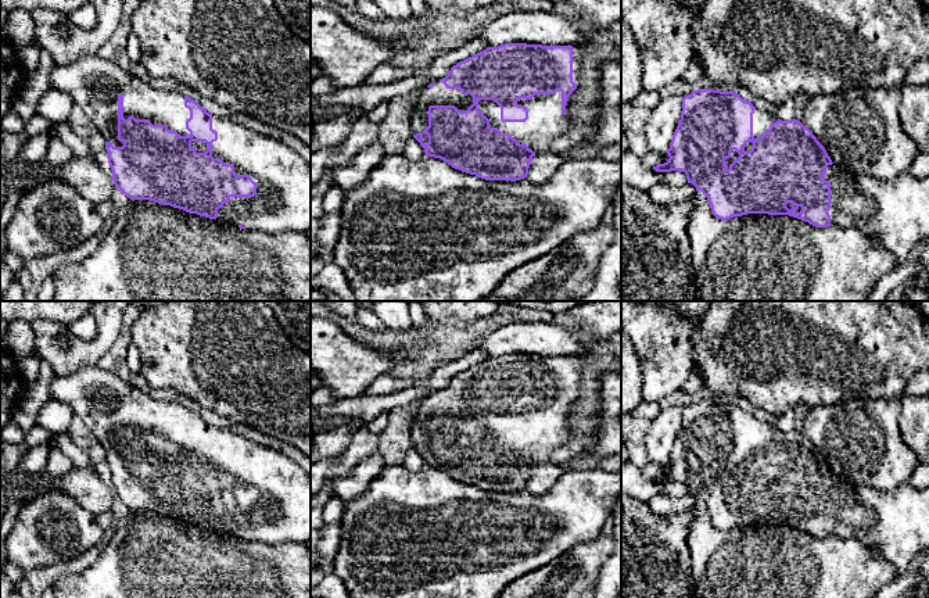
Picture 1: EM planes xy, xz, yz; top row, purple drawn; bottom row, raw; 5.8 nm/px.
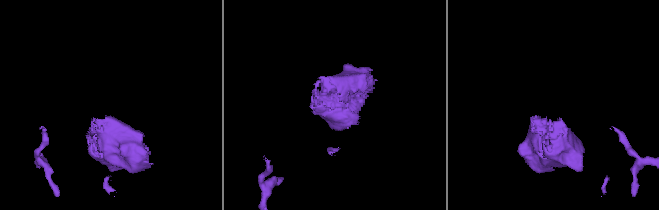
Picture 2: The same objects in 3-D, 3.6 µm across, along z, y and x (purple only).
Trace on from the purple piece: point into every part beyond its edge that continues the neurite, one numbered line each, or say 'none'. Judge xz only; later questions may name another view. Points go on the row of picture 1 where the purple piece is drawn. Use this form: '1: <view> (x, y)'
1: xz (545, 122)

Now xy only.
1: xy (94, 83)

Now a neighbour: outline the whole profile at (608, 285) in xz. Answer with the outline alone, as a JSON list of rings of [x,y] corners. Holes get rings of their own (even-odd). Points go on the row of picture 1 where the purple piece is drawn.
[[[621,185],[611,205],[613,241],[600,257],[593,287],[575,301],[621,301]]]

